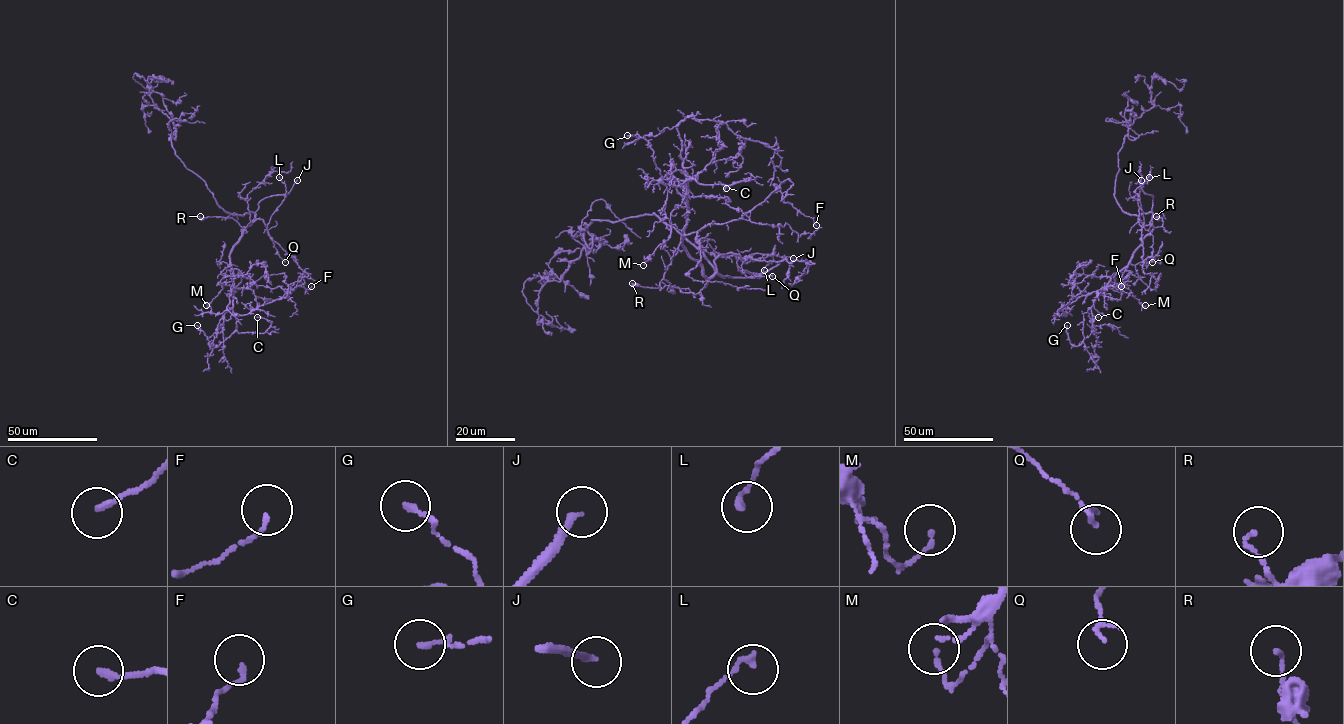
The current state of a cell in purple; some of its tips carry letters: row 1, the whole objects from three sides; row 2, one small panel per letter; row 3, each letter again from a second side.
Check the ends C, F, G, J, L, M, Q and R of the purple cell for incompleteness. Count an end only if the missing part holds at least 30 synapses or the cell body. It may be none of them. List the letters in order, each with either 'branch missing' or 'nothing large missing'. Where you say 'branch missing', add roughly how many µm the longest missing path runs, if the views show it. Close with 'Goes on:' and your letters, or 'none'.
C: nothing large missing
F: nothing large missing
G: nothing large missing
J: branch missing; about 45 µm are missing
L: nothing large missing
M: nothing large missing
Q: nothing large missing
R: nothing large missing
Goes on: J

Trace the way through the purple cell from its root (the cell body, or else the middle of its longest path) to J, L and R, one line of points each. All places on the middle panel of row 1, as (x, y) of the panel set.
J: (698, 248), (719, 274), (730, 277), (764, 273), (785, 257), (793, 258)
L: (698, 248), (722, 277), (714, 262), (720, 255), (737, 253), (748, 262), (772, 256), (775, 248), (764, 270)
R: (698, 248), (722, 277), (715, 274), (697, 293), (682, 293), (667, 285), (646, 287), (632, 283)

